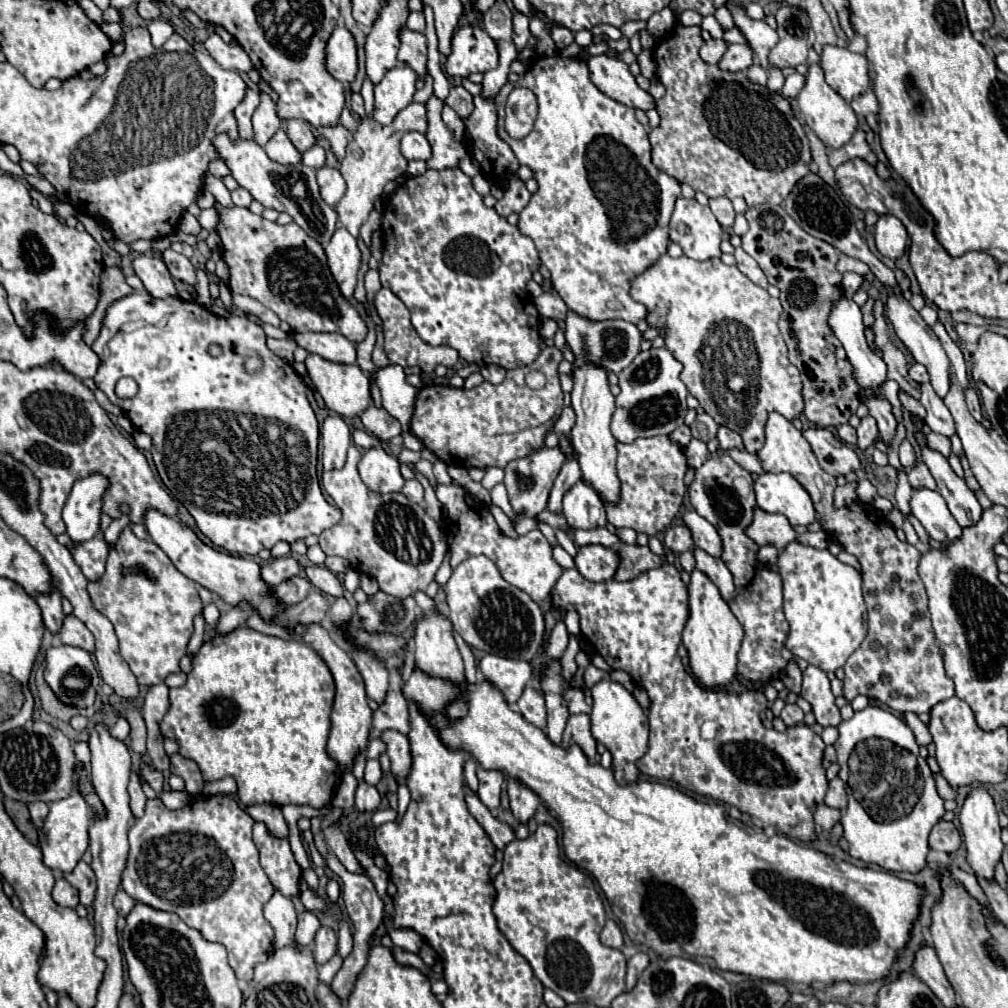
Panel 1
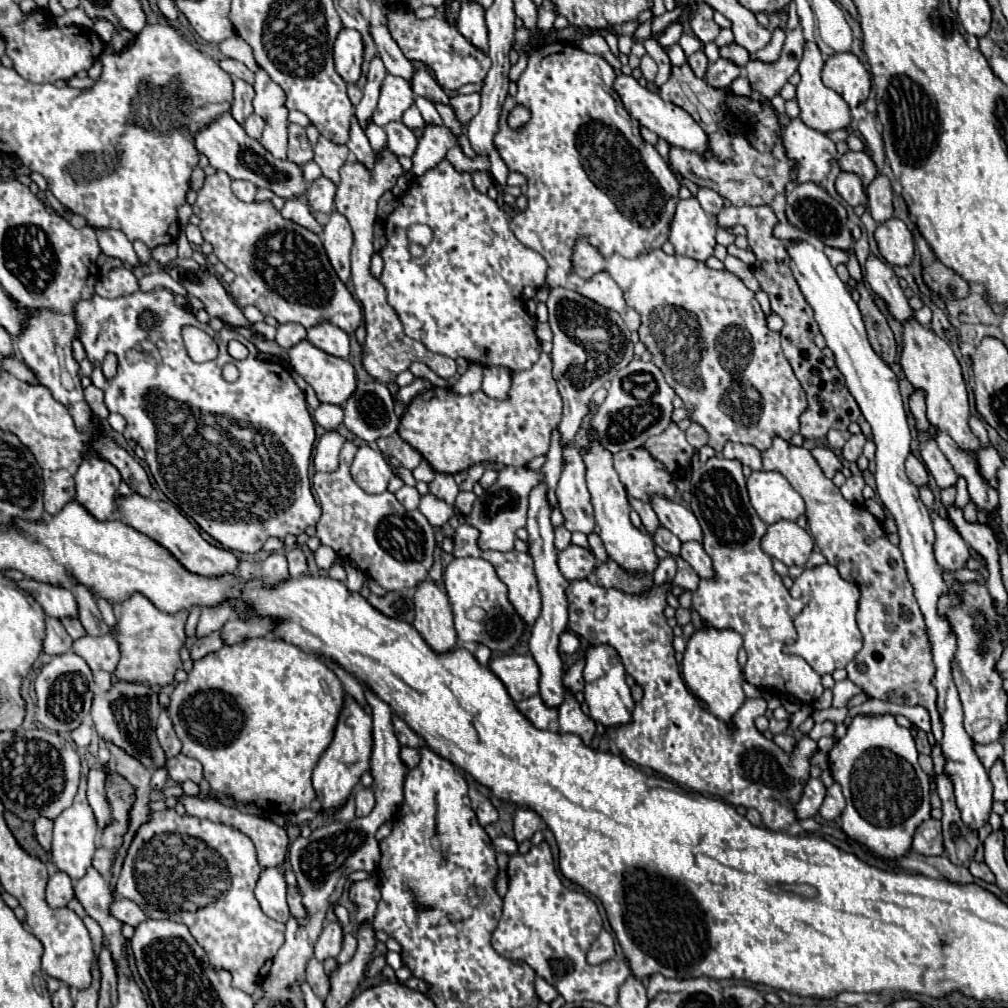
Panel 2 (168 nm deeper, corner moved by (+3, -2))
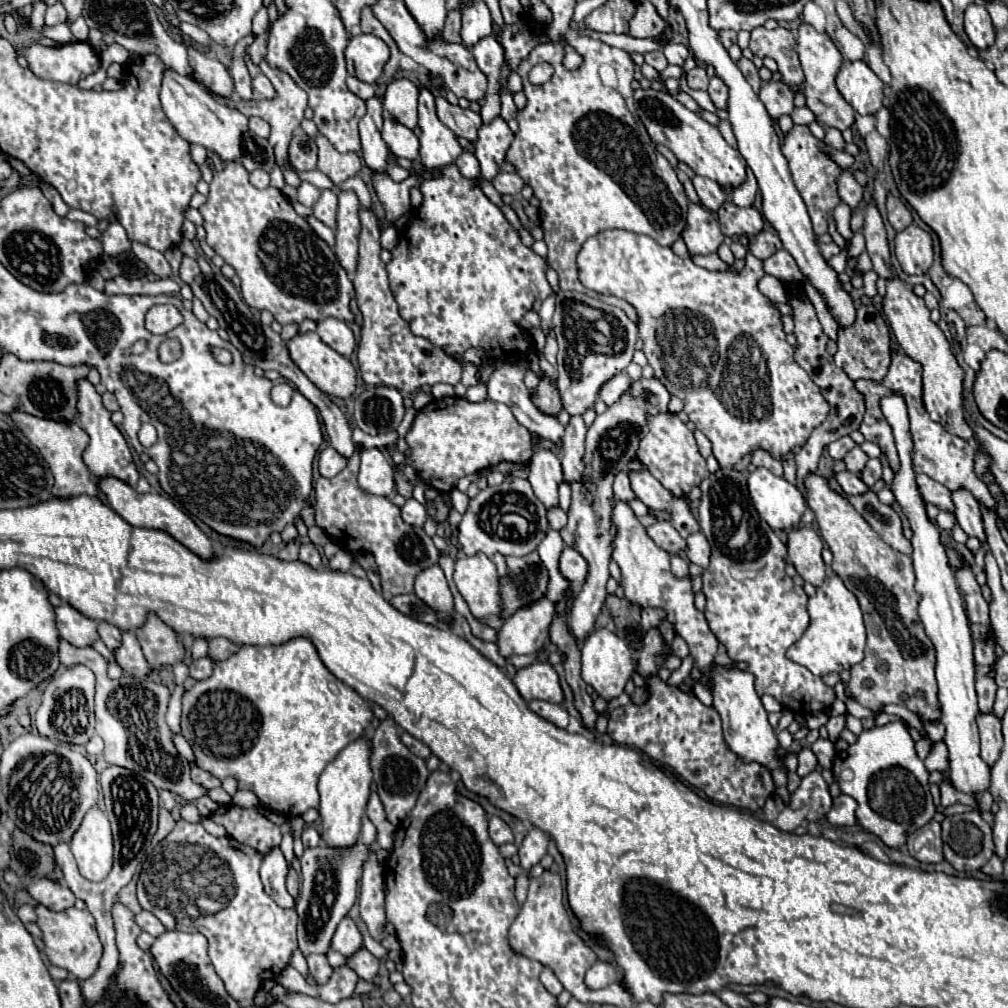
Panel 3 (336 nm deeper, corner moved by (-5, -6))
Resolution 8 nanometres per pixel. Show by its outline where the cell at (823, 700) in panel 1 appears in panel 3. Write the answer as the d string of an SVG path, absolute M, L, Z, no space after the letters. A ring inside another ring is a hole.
M732 467L718 469L714 475L702 481L700 489L702 489L702 499L700 499L700 509L698 509L700 513L698 523L708 543L712 545L710 565L702 575L704 579L702 591L706 595L704 615L710 625L710 631L726 647L732 661L744 661L748 665L746 671L756 677L758 695L772 695L776 701L786 705L796 715L808 715L814 711L828 709L836 699L834 689L828 687L822 681L822 677L816 677L806 667L786 659L786 649L802 637L802 633L806 631L810 623L810 617L806 611L808 595L804 593L802 587L794 589L792 577L786 575L784 571L786 547L776 537L776 533L770 529L770 525L766 521L760 521L760 515L756 513L750 501L750 495L748 495L746 477L734 471Z

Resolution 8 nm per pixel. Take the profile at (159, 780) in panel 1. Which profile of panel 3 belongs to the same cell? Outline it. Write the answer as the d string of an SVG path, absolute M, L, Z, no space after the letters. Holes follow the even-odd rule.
M224 805L212 815L214 823L224 825L230 837L254 847L260 853L280 845L280 827L266 819L256 807L244 809L238 805Z

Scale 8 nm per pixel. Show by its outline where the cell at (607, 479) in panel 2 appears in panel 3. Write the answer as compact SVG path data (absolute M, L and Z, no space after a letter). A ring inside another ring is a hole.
M618 501L618 505L614 507L612 523L618 527L618 535L614 539L614 561L622 571L620 585L624 589L624 597L630 599L632 603L638 603L642 609L646 607L662 609L666 619L674 625L676 635L680 635L686 641L694 665L702 671L702 675L708 675L710 667L714 665L714 655L718 651L718 639L710 631L704 613L700 613L694 607L692 577L686 575L684 579L678 579L672 575L670 555L648 537L646 529L640 525L634 511L624 501Z

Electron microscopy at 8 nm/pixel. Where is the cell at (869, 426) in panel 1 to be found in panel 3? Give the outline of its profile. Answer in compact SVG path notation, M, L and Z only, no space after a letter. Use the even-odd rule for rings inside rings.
M856 445L852 451L848 451L846 457L844 457L846 469L848 469L850 473L860 473L860 471L864 469L866 461L868 461L868 455L866 455L858 445Z

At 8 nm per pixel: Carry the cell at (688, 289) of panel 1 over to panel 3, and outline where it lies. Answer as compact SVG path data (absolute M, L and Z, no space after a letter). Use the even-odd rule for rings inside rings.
M602 231L594 237L590 237L580 253L578 253L578 269L580 269L580 281L602 295L614 295L614 297L622 297L626 299L638 313L638 337L644 341L644 353L648 357L648 363L654 369L654 377L670 391L670 395L676 395L684 401L684 411L690 417L690 421L696 423L696 427L710 439L712 443L712 453L716 457L716 461L720 463L720 467L732 467L736 465L746 453L752 453L756 449L766 449L768 453L772 453L776 459L782 459L784 453L802 447L802 443L806 443L806 439L810 437L810 431L814 427L818 427L828 411L830 405L826 403L820 387L810 379L810 375L806 375L806 371L796 363L794 359L794 347L788 345L786 341L786 333L782 329L782 315L780 311L774 307L774 303L762 295L758 291L758 281L764 277L764 269L762 269L762 261L756 259L754 255L746 255L746 267L742 271L736 269L726 269L726 271L708 271L704 267L698 267L692 263L692 259L680 259L678 255L674 255L674 251L670 247L662 247L658 245L654 239L646 237L646 235L638 235L638 233L630 233L630 231Z

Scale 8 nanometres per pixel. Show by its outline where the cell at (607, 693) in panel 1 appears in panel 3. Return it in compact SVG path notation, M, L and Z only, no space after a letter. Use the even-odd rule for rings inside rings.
M606 627L596 629L582 647L582 679L596 689L596 693L604 699L614 699L624 691L626 681L632 677L634 661L630 657L630 647L624 639L612 633Z

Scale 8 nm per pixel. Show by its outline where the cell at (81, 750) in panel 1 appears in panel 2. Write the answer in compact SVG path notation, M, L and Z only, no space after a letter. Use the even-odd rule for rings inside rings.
M82 775L72 807L62 811L54 819L50 861L56 865L58 871L64 871L66 875L70 875L72 881L78 881L80 877L84 877L86 869L92 863L92 855L96 851L96 837L98 837L98 827L96 827L96 819L92 815L92 809L90 809L88 801L86 801L86 775Z

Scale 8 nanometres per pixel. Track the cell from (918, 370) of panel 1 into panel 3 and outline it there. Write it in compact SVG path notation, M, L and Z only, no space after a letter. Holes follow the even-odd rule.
M954 491L952 501L956 505L956 521L964 529L968 537L976 537L980 545L986 543L986 533L984 533L984 523L982 523L982 513L978 503L968 491Z

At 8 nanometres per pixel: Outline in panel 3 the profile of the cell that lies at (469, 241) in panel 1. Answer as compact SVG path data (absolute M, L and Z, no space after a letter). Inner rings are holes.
M448 165L436 177L424 179L420 191L424 195L422 207L412 213L412 221L406 231L400 233L400 243L392 251L392 261L386 265L400 315L410 323L414 335L430 339L448 355L460 357L468 347L482 347L490 361L516 361L516 349L518 359L526 357L532 345L528 333L520 327L520 319L532 309L538 297L546 299L554 293L544 273L546 261L522 245L504 213L474 181L464 179L456 165Z

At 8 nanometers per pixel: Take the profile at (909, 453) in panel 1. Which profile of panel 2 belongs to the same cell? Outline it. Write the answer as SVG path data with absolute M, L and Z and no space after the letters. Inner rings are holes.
M910 453L908 459L906 459L906 475L908 475L908 479L910 479L914 485L924 485L924 483L928 483L928 471L926 471L924 463L922 463L918 457L914 457L912 453Z

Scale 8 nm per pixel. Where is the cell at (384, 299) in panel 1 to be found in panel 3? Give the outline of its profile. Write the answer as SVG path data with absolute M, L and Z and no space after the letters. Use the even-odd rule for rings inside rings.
M360 211L362 233L360 233L360 255L356 275L352 279L356 289L356 303L364 317L362 335L358 343L358 367L364 383L368 385L386 385L398 391L416 391L422 385L450 383L456 385L462 377L460 363L446 355L440 347L434 347L426 337L418 337L410 331L410 325L398 313L398 303L392 297L388 287L386 265L380 259L380 227L374 211Z

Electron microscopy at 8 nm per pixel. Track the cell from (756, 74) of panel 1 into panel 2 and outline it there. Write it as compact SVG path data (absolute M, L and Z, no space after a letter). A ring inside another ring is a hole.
M740 75L732 85L730 85L730 91L734 95L752 95L752 87L750 87L750 81L746 79L746 75Z

